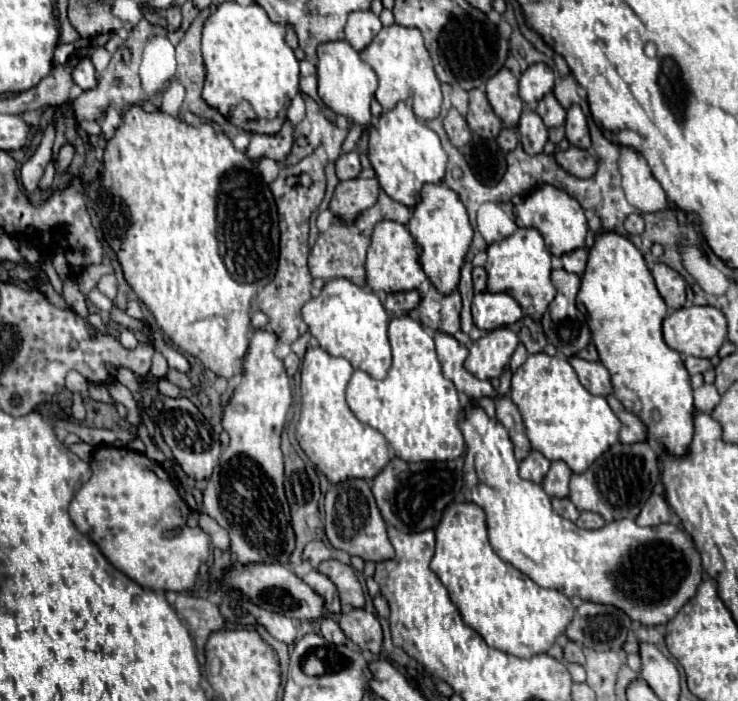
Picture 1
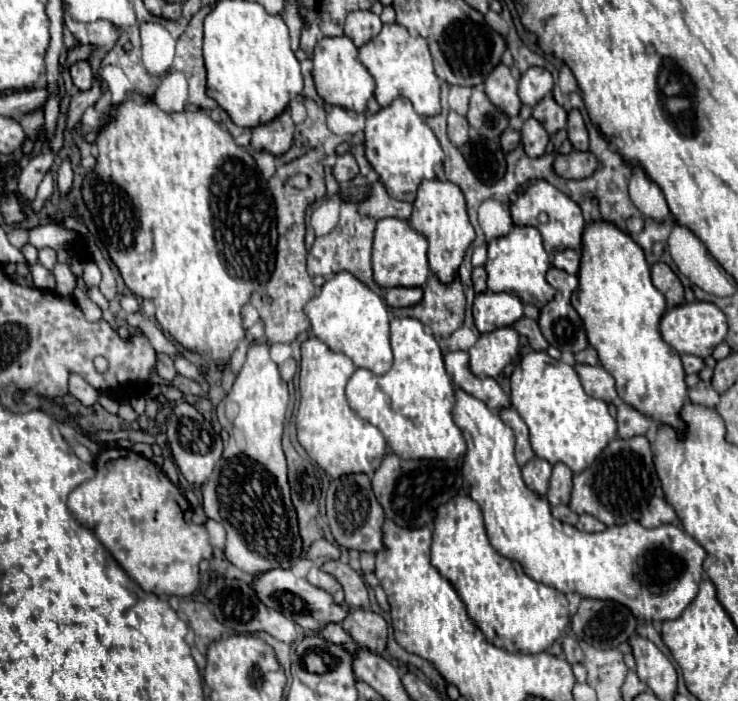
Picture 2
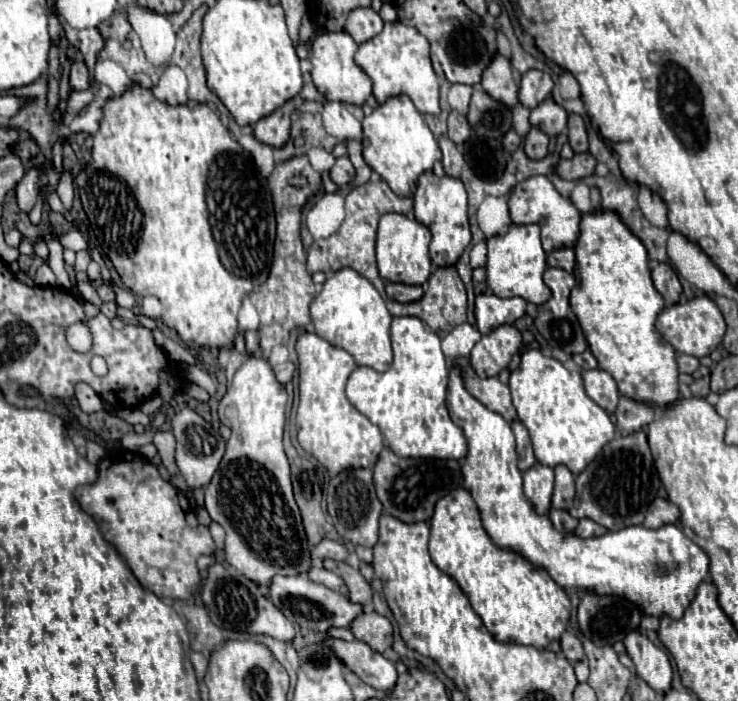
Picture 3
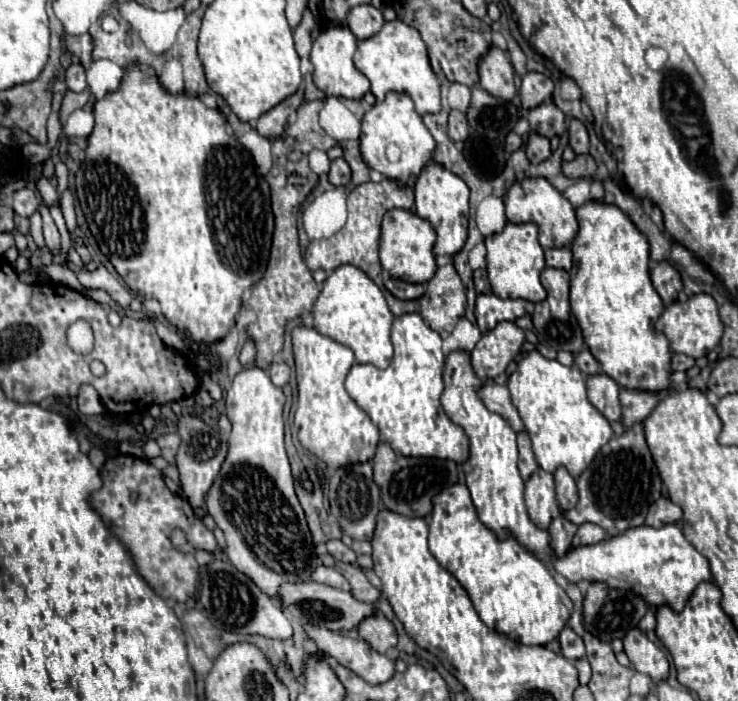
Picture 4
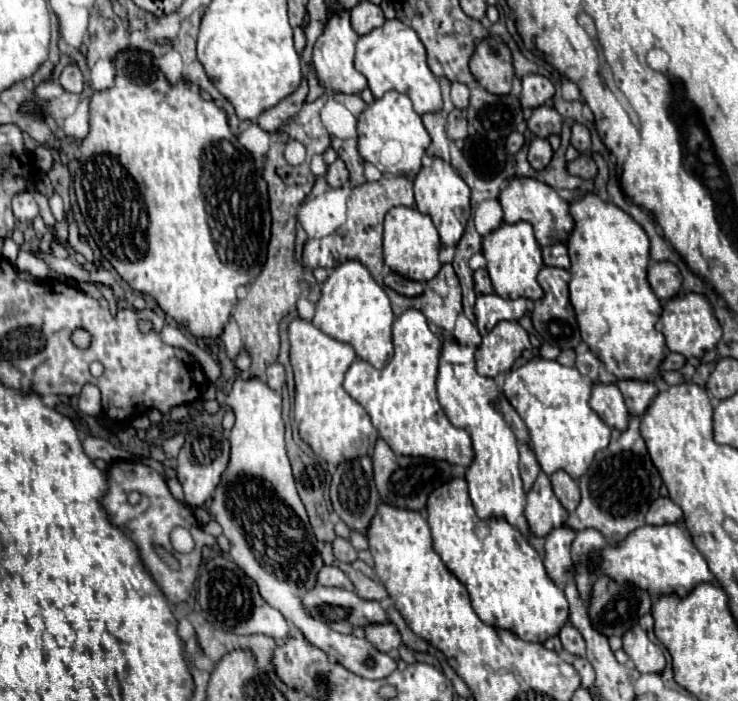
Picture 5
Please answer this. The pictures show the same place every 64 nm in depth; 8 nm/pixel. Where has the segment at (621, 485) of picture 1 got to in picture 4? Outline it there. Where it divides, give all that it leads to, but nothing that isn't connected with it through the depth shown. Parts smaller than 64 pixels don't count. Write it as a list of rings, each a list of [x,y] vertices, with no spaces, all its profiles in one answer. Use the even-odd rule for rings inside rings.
[[[634,424],[624,430],[622,436],[612,438],[594,458],[594,462],[580,474],[578,478],[578,504],[568,510],[564,516],[572,520],[572,524],[600,524],[608,536],[620,536],[628,528],[642,526],[648,502],[652,502],[654,494],[660,494],[660,476],[654,468],[652,456],[648,452],[642,424]]]

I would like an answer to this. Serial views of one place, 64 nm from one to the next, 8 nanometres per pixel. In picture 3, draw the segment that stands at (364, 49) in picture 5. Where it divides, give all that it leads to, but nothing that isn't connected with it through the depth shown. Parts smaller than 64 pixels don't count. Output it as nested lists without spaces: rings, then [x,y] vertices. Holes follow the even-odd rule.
[[[386,22],[380,34],[358,46],[354,62],[370,76],[372,92],[378,104],[382,104],[390,96],[406,94],[410,96],[420,114],[440,114],[440,90],[436,74],[430,64],[428,40],[420,32],[416,32],[416,28],[406,26],[402,22]]]

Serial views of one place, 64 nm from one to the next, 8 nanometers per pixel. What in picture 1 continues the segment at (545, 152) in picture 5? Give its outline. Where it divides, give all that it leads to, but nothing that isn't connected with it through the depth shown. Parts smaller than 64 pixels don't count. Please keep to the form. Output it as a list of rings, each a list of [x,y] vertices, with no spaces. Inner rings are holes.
[[[536,112],[522,114],[518,122],[518,132],[520,132],[522,146],[530,156],[540,154],[544,150],[544,144],[548,142],[548,130]]]

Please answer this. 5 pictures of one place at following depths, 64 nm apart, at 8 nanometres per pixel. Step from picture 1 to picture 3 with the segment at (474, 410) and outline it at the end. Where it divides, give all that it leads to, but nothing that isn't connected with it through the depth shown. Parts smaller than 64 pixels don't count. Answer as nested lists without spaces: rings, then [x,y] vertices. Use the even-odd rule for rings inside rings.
[[[458,364],[448,370],[446,406],[454,424],[464,430],[468,440],[468,456],[462,464],[464,488],[470,490],[486,532],[492,542],[504,550],[516,550],[532,564],[550,572],[558,586],[586,588],[596,594],[626,596],[650,616],[680,618],[696,594],[700,582],[708,578],[706,554],[688,540],[674,524],[656,530],[644,526],[628,526],[618,532],[582,540],[574,534],[564,536],[554,530],[548,516],[536,514],[522,492],[522,474],[516,466],[516,442],[512,426],[496,412],[478,402],[464,384],[464,372]]]

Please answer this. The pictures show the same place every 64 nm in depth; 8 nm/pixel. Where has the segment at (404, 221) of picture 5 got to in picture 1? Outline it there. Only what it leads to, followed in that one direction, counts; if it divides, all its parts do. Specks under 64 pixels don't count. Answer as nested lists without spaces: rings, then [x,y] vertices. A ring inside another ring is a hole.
[[[382,220],[376,224],[366,258],[366,280],[374,292],[416,290],[426,280],[426,274],[420,264],[420,246],[404,224],[394,220]]]

